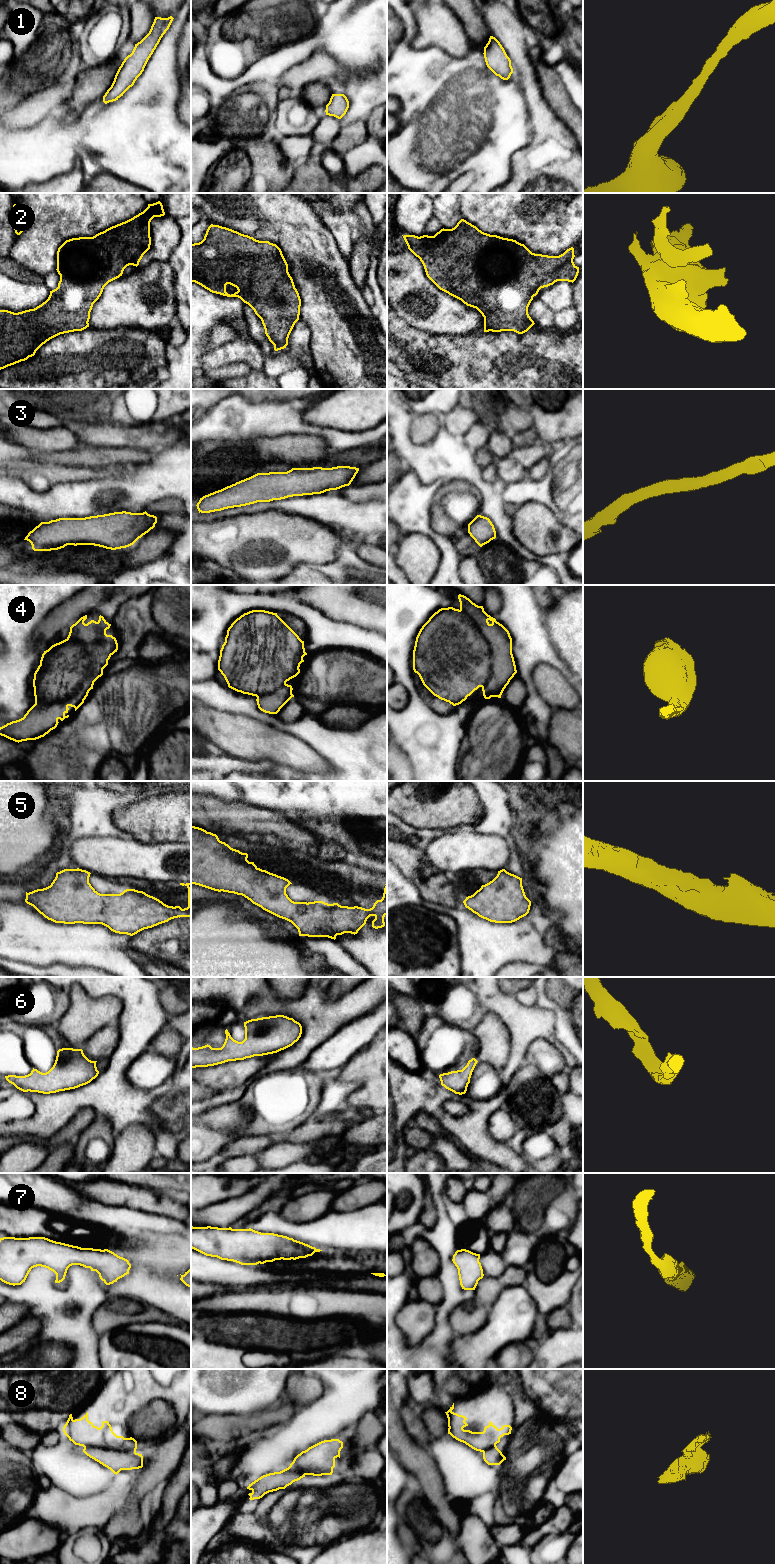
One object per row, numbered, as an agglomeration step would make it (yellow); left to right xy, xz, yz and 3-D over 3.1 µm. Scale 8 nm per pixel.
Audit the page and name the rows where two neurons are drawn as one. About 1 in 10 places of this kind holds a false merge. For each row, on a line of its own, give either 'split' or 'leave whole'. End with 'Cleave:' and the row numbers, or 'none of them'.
1: leave whole
2: leave whole
3: leave whole
4: leave whole
5: leave whole
6: leave whole
7: leave whole
8: split
Cleave: 8

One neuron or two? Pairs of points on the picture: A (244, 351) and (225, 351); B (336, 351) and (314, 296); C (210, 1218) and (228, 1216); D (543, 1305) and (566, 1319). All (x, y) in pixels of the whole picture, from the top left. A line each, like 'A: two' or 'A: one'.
A: one
B: one
C: one
D: two

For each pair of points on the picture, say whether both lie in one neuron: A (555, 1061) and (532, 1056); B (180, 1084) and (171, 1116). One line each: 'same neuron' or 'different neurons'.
A: same neuron
B: same neuron

